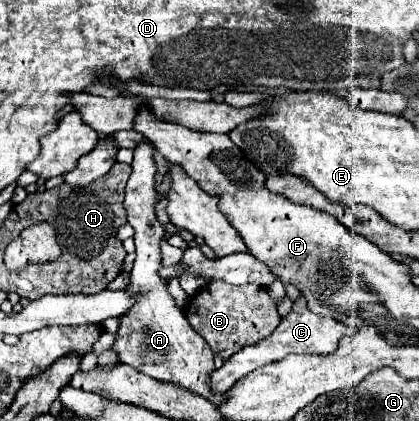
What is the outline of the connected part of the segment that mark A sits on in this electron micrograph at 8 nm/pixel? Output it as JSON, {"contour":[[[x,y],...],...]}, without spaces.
{"contour":[[[150,140],[138,142],[134,148],[134,162],[132,162],[132,174],[126,186],[126,198],[124,198],[124,208],[128,212],[128,222],[136,230],[134,242],[136,242],[136,260],[134,268],[130,272],[130,284],[126,292],[134,296],[134,306],[118,316],[118,330],[116,330],[116,340],[112,346],[112,352],[118,356],[122,364],[130,364],[138,372],[158,378],[158,380],[168,380],[168,382],[178,382],[196,394],[208,398],[210,402],[218,404],[224,400],[222,394],[212,394],[208,388],[208,374],[214,370],[214,360],[212,360],[212,348],[200,336],[190,322],[186,320],[184,312],[176,304],[176,300],[168,292],[168,282],[160,276],[162,268],[162,250],[160,242],[166,236],[164,226],[156,218],[156,204],[162,198],[156,190],[156,160],[154,160],[154,144]]]}

